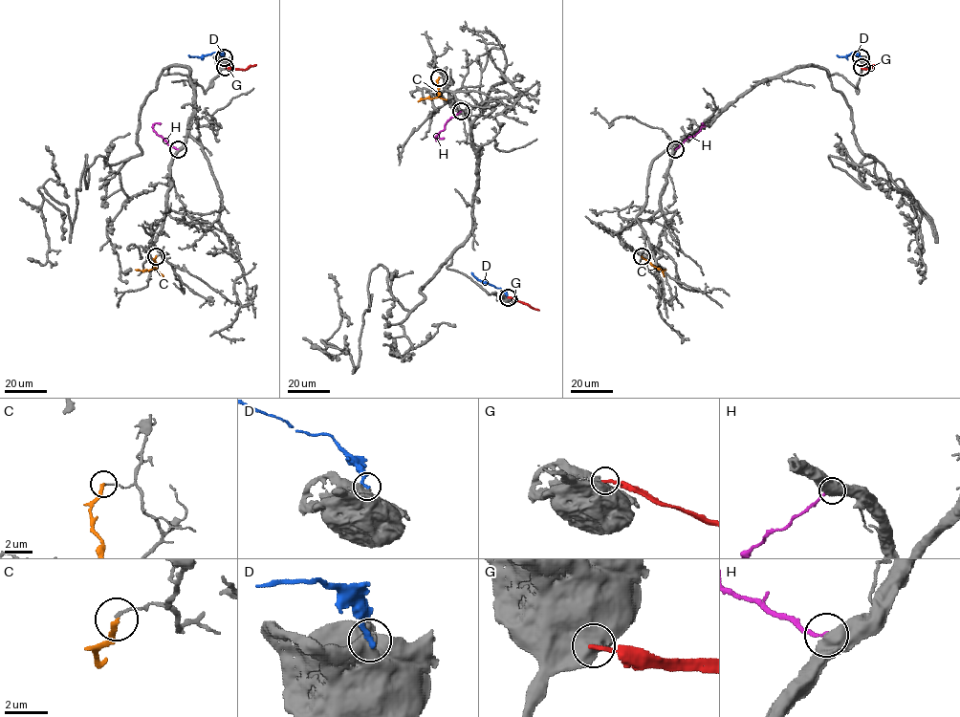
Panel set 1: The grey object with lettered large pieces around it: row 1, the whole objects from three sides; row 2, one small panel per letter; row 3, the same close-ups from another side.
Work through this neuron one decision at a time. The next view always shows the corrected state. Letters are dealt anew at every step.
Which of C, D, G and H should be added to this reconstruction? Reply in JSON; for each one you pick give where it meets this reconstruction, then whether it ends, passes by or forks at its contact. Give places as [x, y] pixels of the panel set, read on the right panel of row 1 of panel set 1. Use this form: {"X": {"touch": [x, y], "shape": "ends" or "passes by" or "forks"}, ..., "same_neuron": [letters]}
{"same_neuron": []}

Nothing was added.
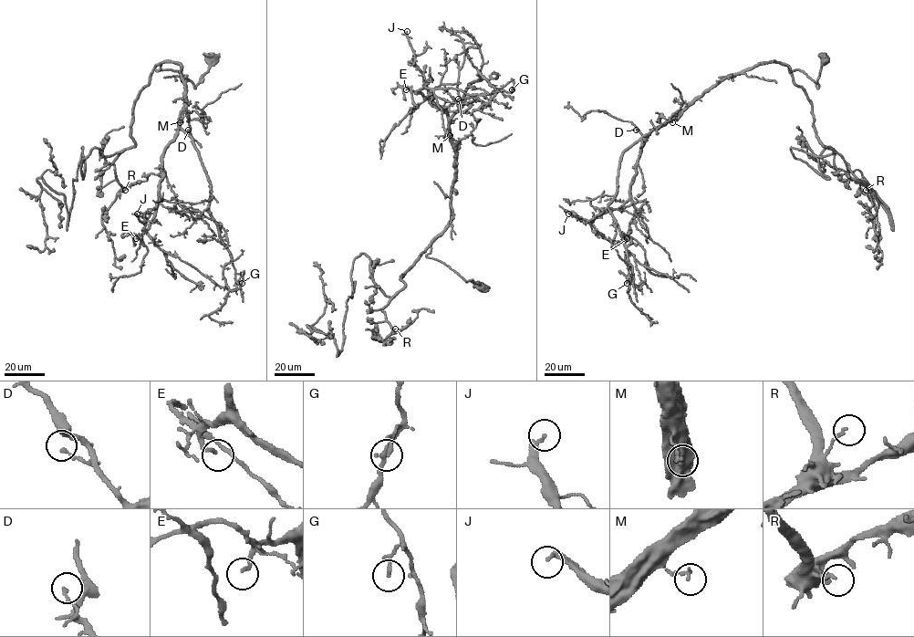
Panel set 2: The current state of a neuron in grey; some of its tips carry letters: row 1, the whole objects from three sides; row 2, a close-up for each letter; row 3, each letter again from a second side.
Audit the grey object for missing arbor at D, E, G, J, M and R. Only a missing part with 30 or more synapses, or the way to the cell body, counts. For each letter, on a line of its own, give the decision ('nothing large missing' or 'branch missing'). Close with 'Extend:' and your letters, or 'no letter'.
D: nothing large missing
E: nothing large missing
G: nothing large missing
J: branch missing
M: nothing large missing
R: nothing large missing
Extend: J

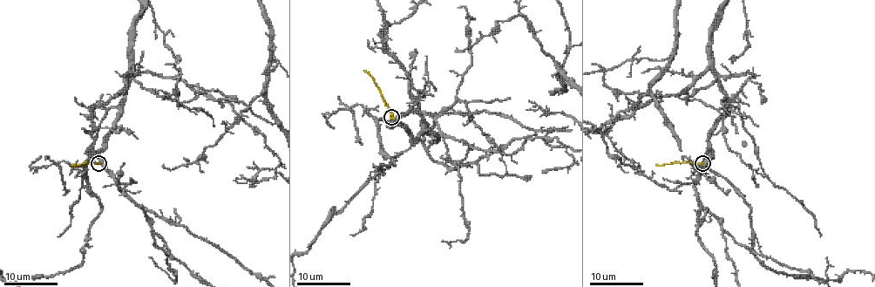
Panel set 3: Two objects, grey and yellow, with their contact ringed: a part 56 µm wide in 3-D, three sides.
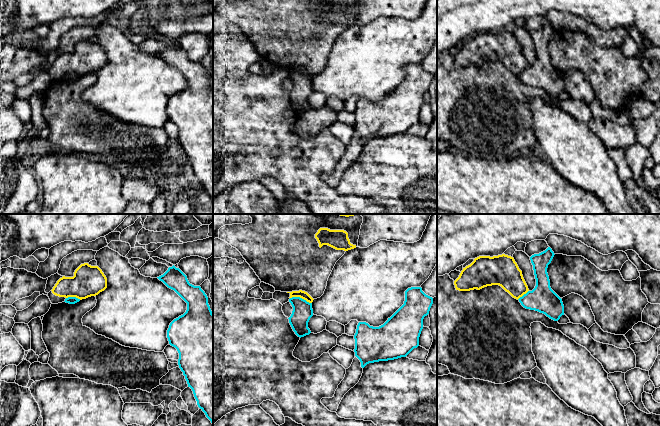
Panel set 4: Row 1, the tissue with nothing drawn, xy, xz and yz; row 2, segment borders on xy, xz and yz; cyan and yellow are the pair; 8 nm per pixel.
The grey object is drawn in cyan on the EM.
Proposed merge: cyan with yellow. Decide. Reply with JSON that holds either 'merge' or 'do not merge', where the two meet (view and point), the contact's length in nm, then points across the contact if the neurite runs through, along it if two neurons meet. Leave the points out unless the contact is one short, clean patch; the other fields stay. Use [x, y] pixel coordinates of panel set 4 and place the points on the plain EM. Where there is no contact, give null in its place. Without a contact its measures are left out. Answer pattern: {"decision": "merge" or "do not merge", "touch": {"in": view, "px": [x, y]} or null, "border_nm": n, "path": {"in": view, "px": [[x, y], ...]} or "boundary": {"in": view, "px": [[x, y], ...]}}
{"decision": "do not merge", "touch": {"in": "xz", "px": [301, 74]}, "border_nm": 180, "boundary": {"in": "xz", "px": [[290, 73], [301, 73], [311, 79]]}}

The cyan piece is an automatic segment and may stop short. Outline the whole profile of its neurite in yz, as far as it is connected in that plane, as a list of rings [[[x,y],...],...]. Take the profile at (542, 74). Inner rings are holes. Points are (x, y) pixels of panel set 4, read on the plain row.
[[[548,23],[545,27],[530,33],[536,62],[518,76],[524,84],[538,87],[550,95],[558,97],[564,91],[564,81],[562,75],[551,65],[547,49],[548,41],[554,31],[552,25]]]

